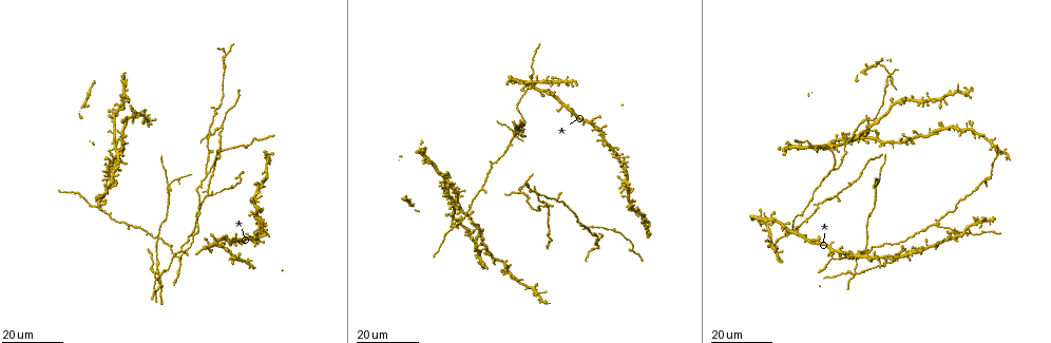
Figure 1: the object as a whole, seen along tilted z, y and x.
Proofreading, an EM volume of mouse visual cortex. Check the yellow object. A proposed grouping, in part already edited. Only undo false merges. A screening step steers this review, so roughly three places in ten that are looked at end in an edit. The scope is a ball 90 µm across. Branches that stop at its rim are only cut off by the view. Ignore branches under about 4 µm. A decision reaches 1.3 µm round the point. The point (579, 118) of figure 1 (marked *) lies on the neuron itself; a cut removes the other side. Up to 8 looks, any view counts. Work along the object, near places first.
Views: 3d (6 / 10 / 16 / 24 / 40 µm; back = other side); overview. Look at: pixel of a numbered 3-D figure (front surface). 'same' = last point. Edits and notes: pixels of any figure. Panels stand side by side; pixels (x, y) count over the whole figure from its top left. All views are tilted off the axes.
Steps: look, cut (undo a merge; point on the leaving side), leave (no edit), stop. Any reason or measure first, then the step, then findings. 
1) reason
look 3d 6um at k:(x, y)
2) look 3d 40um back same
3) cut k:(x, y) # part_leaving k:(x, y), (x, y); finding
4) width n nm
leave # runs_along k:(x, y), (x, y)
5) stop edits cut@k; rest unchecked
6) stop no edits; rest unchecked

three-way junction
look 3d 16um at 1:(834, 170)

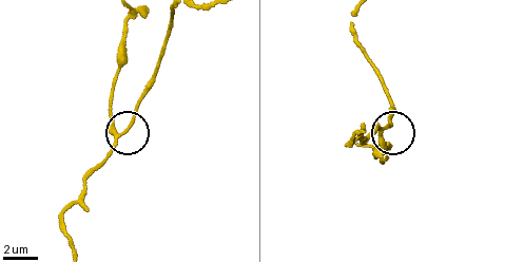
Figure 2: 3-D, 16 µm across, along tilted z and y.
look 3d 10um at 2:(118, 136)

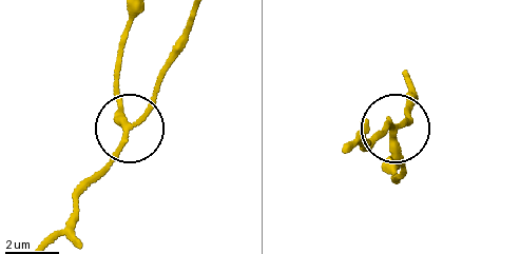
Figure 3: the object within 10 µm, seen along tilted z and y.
arms 3
leave # one neuron here

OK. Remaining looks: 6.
three arms meet
look 3d 24um at 1:(867, 120)

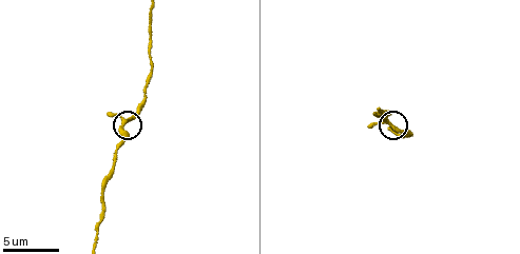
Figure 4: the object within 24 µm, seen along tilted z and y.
look 3d 6um at 4:(125, 124)

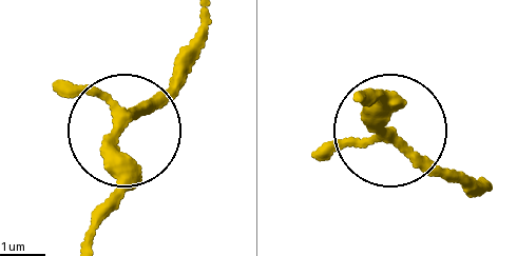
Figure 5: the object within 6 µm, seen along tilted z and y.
look 3d 6um back at 5:(388, 135)

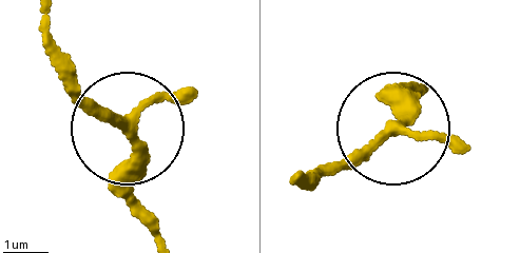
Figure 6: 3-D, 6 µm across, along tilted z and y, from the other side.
arms 3
leave # runs_along 6:(155, 241), (134, 138), (78, 92); continuous, no second neuron

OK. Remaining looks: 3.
three arms meet
look 3d 16um at 1:(988, 178)

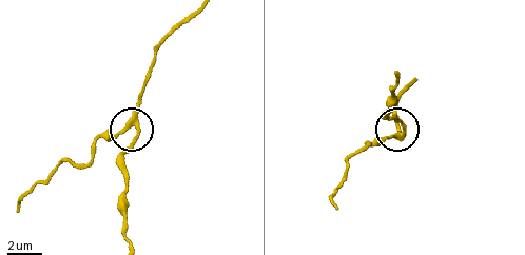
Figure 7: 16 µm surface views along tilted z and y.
closer look
look 3d 6um at 7:(130, 125)

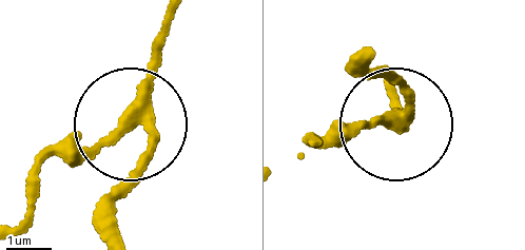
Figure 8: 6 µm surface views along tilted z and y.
look 3d 6um back at 8:(124, 120)

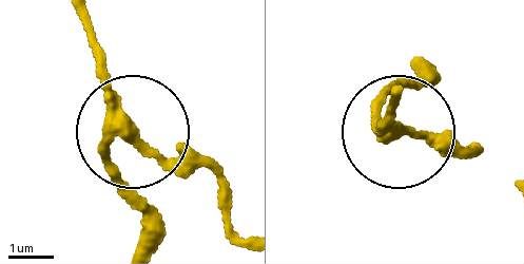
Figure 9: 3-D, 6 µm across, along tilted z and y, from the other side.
side_arm 15 um
cut 9:(181, 150) # a second neuron is stuck on

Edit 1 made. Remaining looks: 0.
stop edits cut@9; rest unchecked

